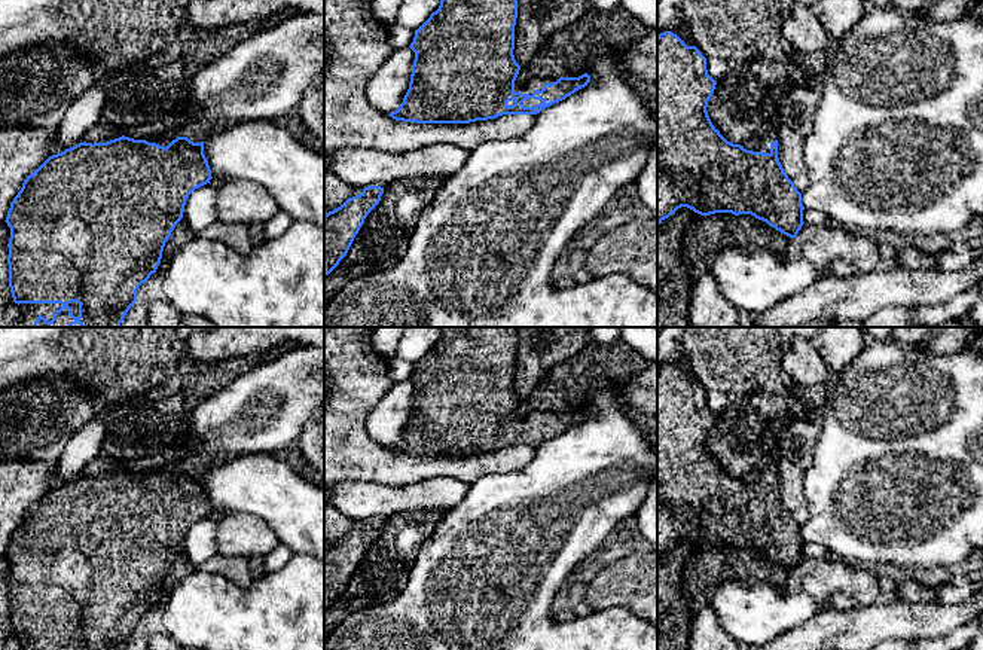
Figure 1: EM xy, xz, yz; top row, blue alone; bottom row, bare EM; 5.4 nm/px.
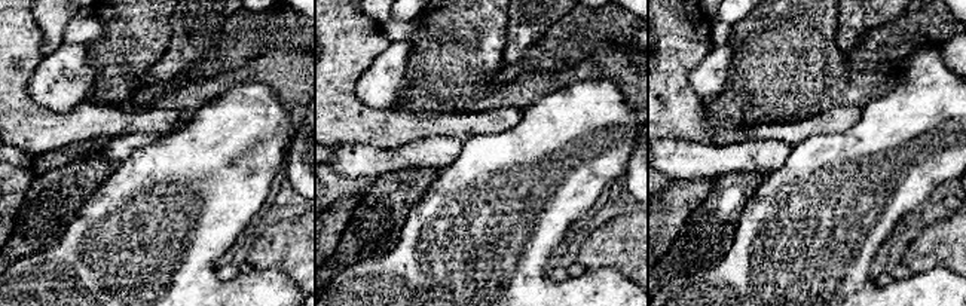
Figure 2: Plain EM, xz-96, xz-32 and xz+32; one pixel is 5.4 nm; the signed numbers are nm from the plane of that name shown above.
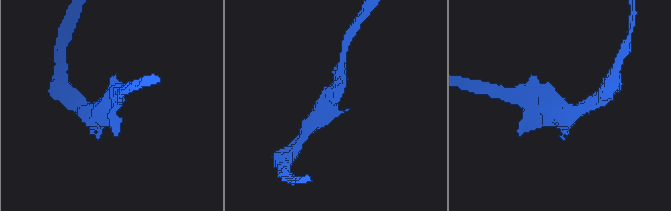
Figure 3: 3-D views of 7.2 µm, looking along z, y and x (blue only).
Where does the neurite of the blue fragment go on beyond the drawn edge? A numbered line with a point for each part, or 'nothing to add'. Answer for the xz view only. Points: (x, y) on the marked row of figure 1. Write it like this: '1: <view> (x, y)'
1: xz (533, 84)

